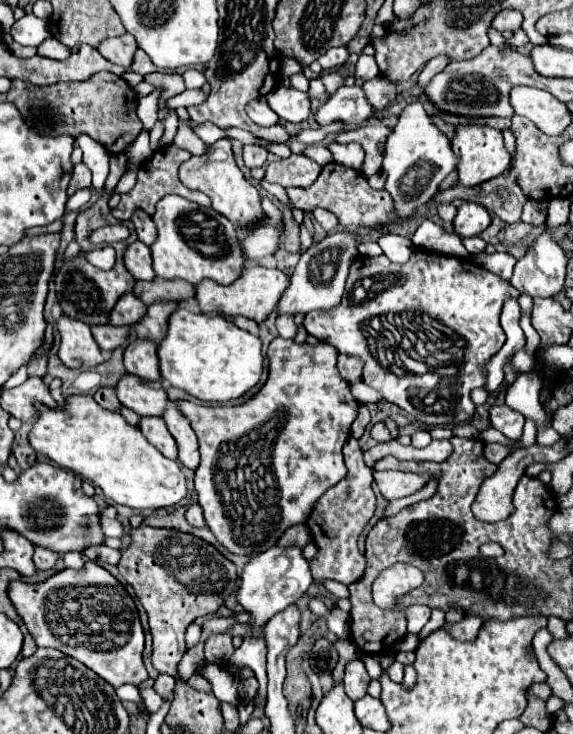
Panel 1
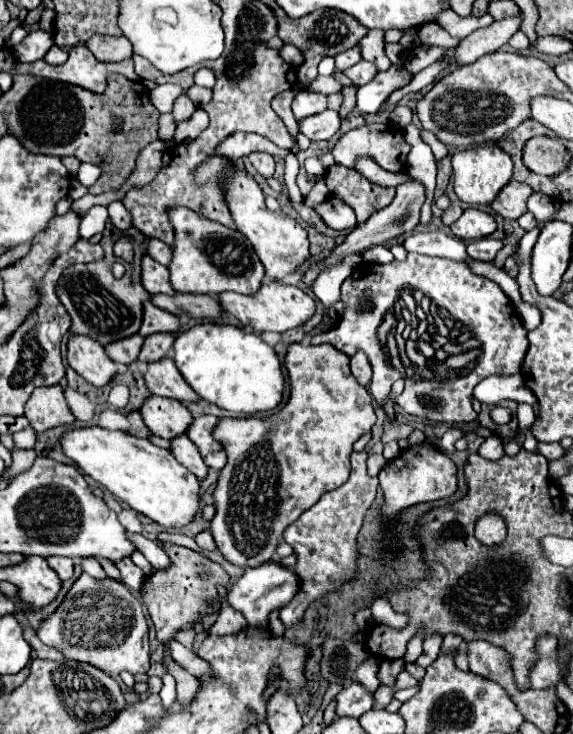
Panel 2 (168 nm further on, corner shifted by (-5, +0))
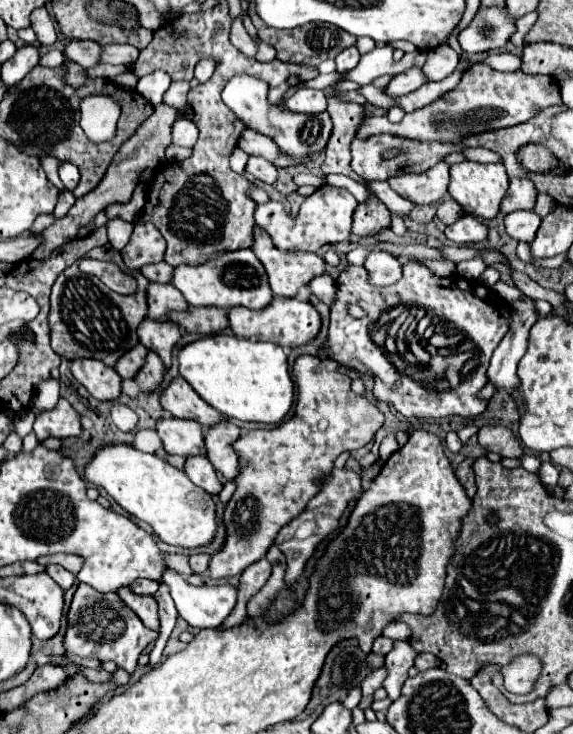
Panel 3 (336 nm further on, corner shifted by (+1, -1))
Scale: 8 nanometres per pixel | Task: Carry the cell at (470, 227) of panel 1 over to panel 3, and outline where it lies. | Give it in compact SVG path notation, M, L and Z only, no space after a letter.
M462 215L444 229L444 235L456 245L470 245L484 241L488 237L488 227L480 219L474 219L474 215Z

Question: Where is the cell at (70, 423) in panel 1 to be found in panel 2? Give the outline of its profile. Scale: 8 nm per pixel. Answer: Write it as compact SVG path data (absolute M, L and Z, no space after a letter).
M104 428L70 430L62 438L62 448L86 476L100 482L110 494L120 498L132 510L148 516L166 530L184 528L200 514L200 480L186 470L168 450L126 432Z

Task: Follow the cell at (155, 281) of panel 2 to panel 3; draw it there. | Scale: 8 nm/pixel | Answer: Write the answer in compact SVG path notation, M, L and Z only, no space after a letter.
M150 281L146 295L148 295L148 317L152 317L152 319L164 321L168 311L172 311L172 309L184 311L188 307L182 293L176 291L176 287L172 287L170 283L152 283Z

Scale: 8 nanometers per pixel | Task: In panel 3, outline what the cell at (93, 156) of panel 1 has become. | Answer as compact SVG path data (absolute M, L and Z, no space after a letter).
M62 163L58 169L58 175L60 175L60 179L68 191L74 191L74 187L80 181L80 171L74 163Z

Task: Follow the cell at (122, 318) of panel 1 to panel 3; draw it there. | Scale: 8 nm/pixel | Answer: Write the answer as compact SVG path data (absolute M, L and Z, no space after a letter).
M146 317L138 327L140 343L158 351L166 367L170 367L170 353L172 353L172 347L178 343L180 335L182 335L180 327L172 321L154 321Z

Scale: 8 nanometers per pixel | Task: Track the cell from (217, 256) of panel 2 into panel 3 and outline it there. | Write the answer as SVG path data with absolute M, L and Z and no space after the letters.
M236 249L236 251L222 251L212 255L200 265L178 265L174 269L172 281L170 281L190 305L194 307L234 307L244 305L250 309L262 309L270 303L274 293L270 291L266 271L258 257L250 249Z

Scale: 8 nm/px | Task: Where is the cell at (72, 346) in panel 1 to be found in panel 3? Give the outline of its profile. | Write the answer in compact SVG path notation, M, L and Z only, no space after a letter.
M72 359L70 371L94 399L114 401L120 395L120 375L98 359Z

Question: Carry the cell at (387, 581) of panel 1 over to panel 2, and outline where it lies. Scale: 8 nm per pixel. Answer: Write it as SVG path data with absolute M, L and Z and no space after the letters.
M414 636L408 644L408 654L404 656L404 664L410 664L410 662L416 662L416 658L422 654L422 640L420 636Z

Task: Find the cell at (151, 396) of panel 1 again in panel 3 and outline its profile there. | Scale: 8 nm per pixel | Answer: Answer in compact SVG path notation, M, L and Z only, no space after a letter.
M162 417L156 421L156 433L164 443L166 453L202 455L202 425L194 419Z

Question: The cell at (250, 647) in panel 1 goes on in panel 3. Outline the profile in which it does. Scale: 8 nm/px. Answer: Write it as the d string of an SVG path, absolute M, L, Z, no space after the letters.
M170 567L164 569L162 583L170 587L170 595L176 603L178 615L188 625L198 629L218 627L230 615L238 601L238 587L194 587L186 583L184 577Z

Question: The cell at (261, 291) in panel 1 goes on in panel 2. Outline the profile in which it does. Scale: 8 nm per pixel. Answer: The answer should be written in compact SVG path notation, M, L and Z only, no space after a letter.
M276 280L262 282L262 288L252 296L244 296L244 294L236 294L236 292L224 292L218 298L222 302L224 312L234 314L244 326L252 328L256 334L262 334L266 330L286 332L286 330L298 328L304 322L308 322L316 312L316 302L312 296L308 296L306 292L302 292L296 286L288 286L288 284L276 282Z

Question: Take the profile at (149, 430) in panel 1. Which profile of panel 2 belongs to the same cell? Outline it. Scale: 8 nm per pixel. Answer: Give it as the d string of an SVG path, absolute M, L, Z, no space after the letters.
M178 436L172 440L172 454L180 464L184 464L196 478L204 480L208 476L208 466L204 464L196 444L188 436Z

